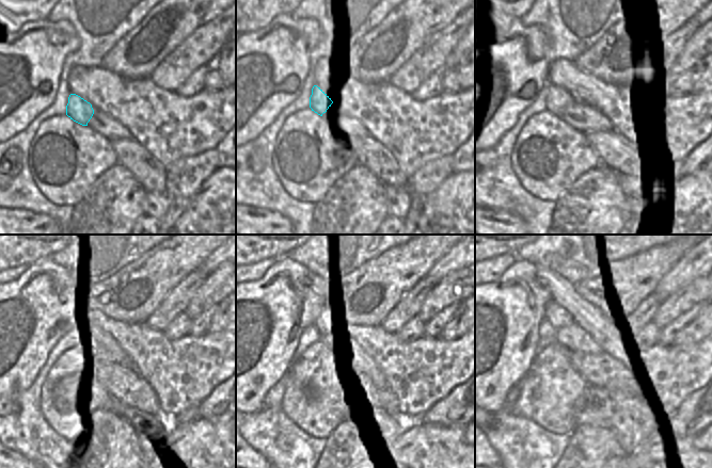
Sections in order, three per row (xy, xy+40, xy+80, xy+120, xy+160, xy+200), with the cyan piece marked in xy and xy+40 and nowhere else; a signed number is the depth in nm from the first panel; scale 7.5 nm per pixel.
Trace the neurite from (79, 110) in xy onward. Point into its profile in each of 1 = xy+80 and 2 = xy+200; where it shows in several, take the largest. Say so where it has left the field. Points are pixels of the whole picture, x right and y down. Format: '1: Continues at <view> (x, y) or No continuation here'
1: Continues at xy+80 (557, 99)
2: Continues at xy+200 (555, 313)

